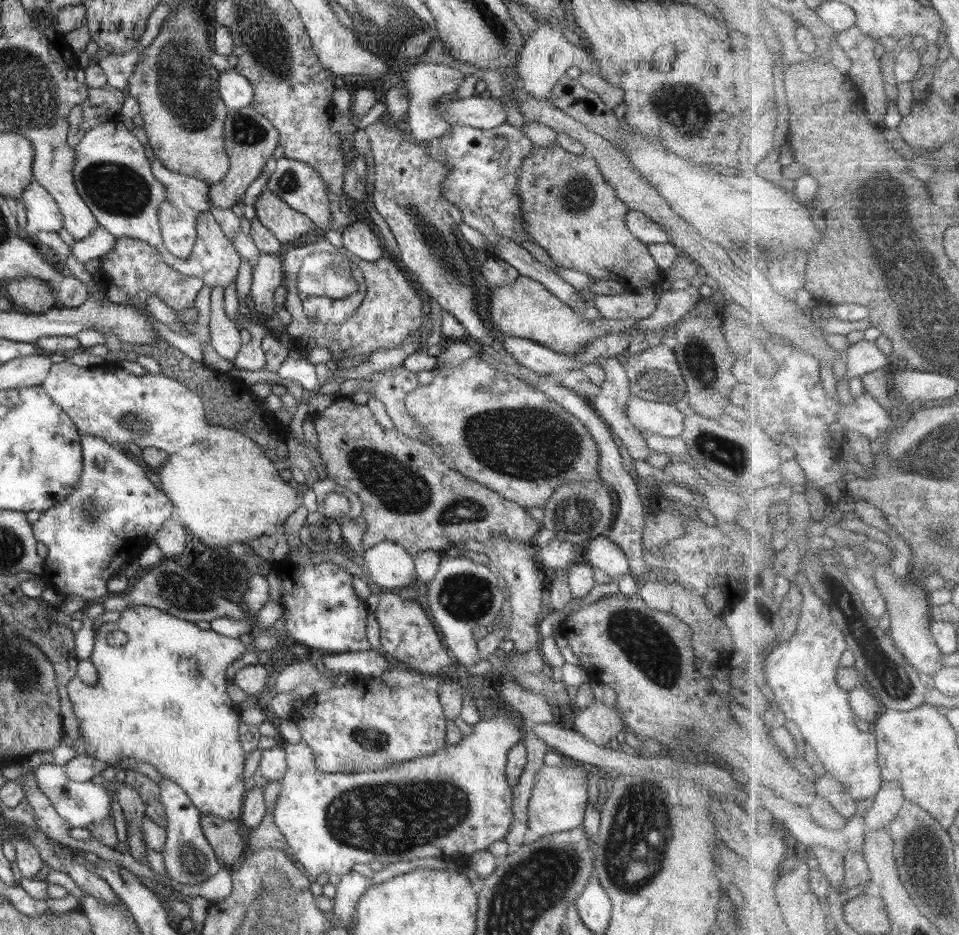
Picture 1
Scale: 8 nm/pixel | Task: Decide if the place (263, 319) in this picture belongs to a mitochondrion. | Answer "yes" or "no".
no

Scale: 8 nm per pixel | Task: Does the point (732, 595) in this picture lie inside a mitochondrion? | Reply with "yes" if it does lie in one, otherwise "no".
no

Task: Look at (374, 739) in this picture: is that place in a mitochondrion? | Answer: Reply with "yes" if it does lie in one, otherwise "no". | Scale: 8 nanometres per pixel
yes

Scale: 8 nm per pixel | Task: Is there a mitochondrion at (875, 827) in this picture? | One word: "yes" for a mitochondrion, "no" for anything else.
no

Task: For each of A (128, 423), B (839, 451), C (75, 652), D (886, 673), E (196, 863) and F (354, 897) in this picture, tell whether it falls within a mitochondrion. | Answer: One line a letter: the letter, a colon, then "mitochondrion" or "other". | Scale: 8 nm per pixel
A: mitochondrion
B: other
C: other
D: mitochondrion
E: mitochondrion
F: other

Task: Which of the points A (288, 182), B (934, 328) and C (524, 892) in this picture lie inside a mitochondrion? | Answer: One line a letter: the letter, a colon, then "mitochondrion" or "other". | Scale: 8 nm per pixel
A: mitochondrion
B: mitochondrion
C: mitochondrion

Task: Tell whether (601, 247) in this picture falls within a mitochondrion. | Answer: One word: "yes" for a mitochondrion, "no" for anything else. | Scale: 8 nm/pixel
no

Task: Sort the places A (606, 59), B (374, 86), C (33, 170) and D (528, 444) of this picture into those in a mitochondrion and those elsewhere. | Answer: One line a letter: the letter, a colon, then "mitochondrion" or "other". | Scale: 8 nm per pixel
A: other
B: other
C: other
D: mitochondrion

